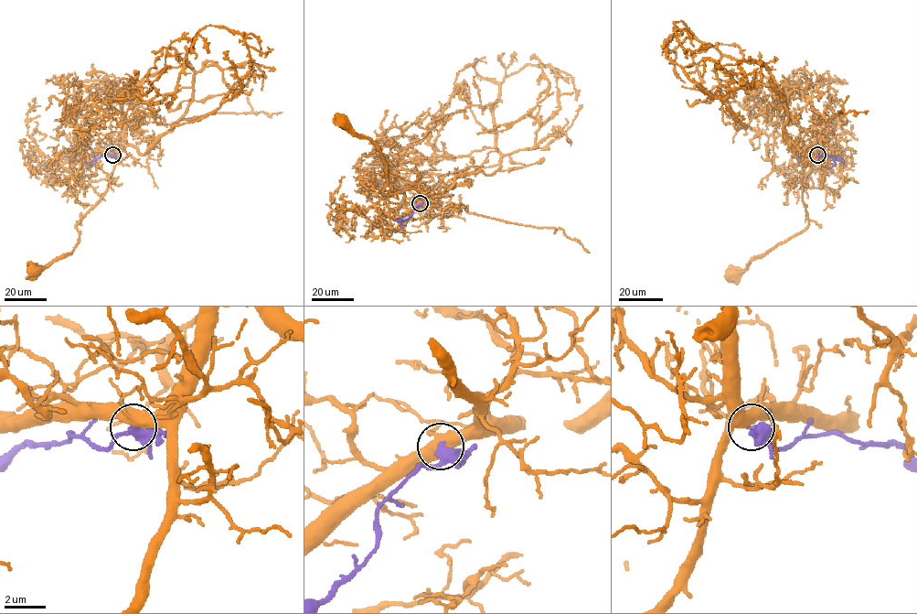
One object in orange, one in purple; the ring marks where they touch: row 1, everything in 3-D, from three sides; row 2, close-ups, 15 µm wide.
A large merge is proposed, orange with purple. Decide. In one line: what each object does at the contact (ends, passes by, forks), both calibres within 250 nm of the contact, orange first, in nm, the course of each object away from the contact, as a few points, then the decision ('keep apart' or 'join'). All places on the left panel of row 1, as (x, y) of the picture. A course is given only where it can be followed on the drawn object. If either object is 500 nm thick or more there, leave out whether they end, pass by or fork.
orange forks; purple passes by; calibres 440 and 400 nm; course orange (112, 154), (116, 155), (116, 163), (107, 190), (78, 222), (79, 237), (75, 248), (47, 267), (33, 270); course purple (112, 154), (94, 160), (95, 157), (93, 161); keep apart

